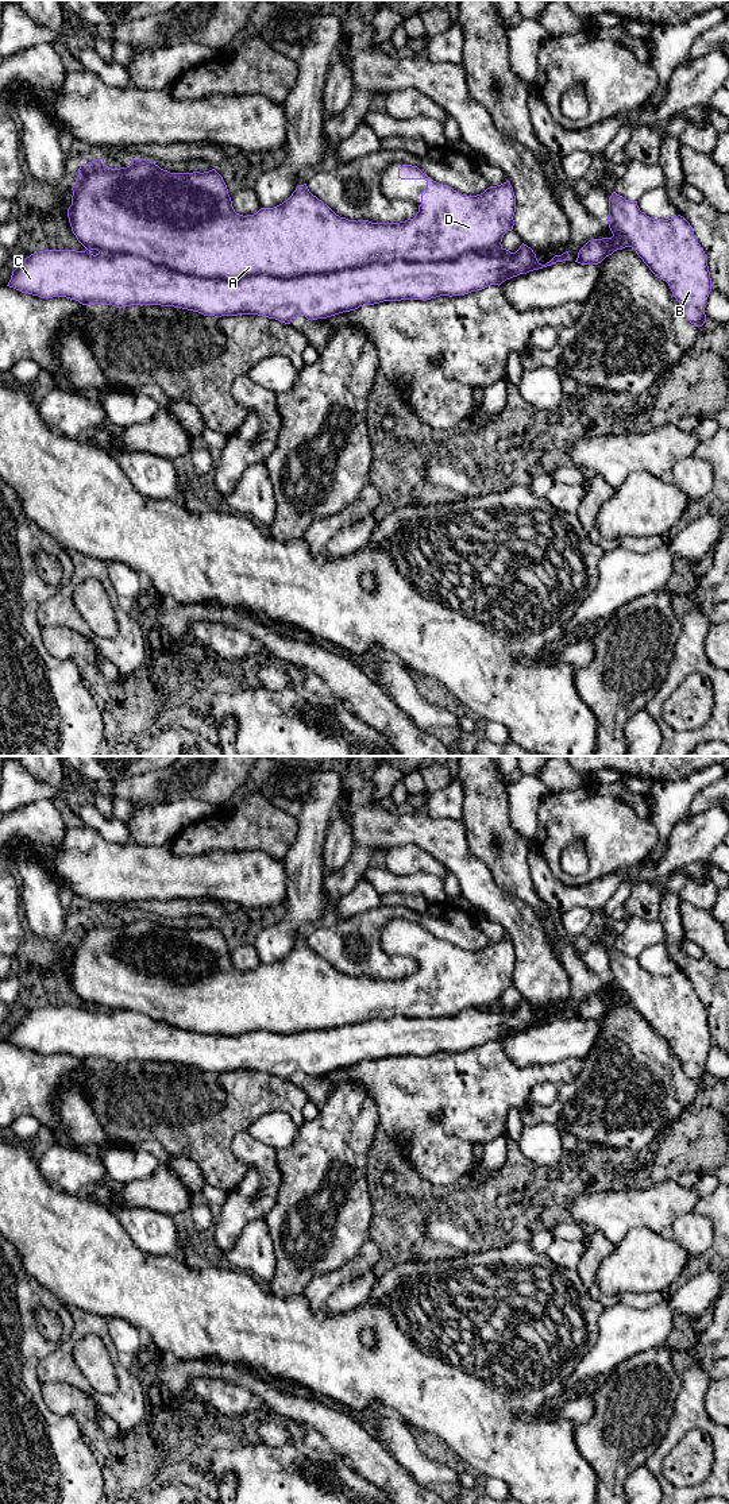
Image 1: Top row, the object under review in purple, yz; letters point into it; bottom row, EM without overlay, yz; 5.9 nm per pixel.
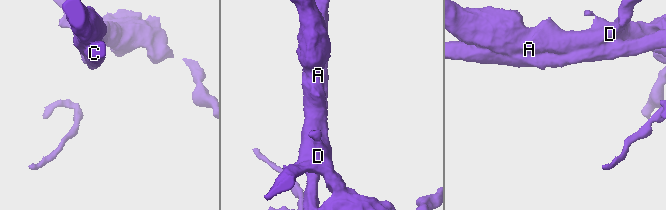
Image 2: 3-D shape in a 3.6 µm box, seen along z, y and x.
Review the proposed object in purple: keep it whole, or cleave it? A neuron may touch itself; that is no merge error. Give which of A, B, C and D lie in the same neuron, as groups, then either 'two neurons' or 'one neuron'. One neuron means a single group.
A B C D; one neuron

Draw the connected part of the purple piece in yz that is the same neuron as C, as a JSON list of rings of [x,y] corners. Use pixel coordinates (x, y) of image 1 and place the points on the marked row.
[[[100,158],[80,166],[68,209],[72,231],[86,250],[34,252],[12,271],[7,286],[40,298],[66,297],[82,305],[161,305],[215,317],[258,315],[290,324],[298,315],[317,320],[383,301],[464,296],[570,261],[566,251],[541,265],[524,243],[516,252],[502,247],[504,235],[514,225],[516,196],[509,181],[490,186],[481,194],[467,196],[433,181],[417,166],[400,166],[398,178],[427,181],[418,212],[400,223],[340,217],[313,196],[306,184],[297,186],[282,204],[243,216],[235,212],[227,185],[215,169],[170,173],[148,159],[132,159],[127,167],[111,169]]]

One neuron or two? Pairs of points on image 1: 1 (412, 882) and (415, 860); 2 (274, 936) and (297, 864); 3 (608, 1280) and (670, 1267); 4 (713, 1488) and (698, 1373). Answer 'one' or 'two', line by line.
1: two
2: one
3: one
4: one

